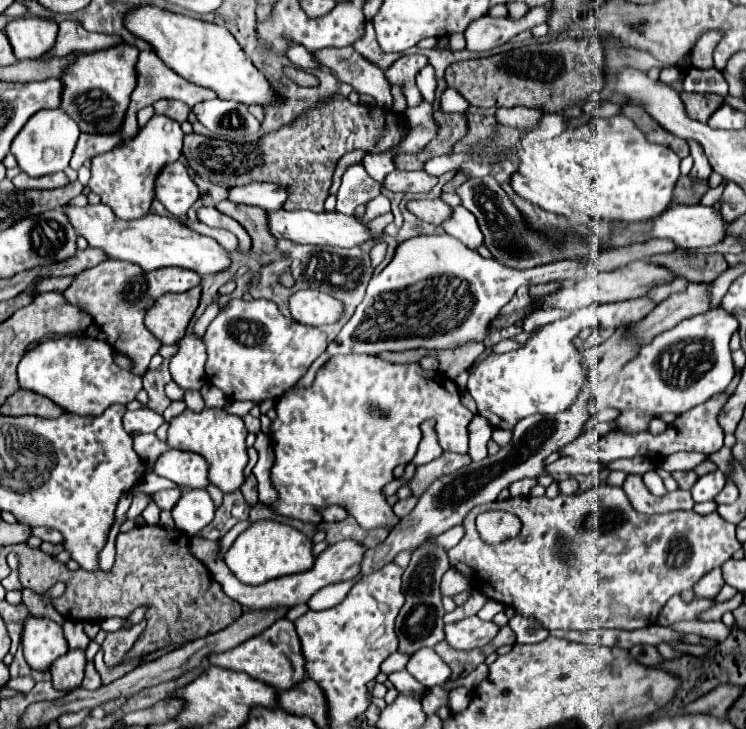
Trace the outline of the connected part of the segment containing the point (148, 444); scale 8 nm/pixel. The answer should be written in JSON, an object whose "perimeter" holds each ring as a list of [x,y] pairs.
{"perimeter":[[[136,435],[134,437],[134,449],[142,459],[146,459],[148,463],[154,463],[170,447],[166,443],[162,443],[162,441],[158,441],[156,435],[148,435],[148,437],[146,435]]]}

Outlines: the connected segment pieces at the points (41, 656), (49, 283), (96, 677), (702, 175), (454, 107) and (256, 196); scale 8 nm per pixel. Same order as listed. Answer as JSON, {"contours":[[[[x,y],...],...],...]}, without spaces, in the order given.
{"contours":[[[[28,617],[22,629],[24,657],[34,669],[46,669],[52,661],[68,651],[62,627],[48,617]]],[[[48,277],[48,279],[44,279],[38,287],[34,287],[32,291],[34,293],[46,293],[46,291],[64,291],[64,289],[68,289],[70,285],[72,285],[72,281],[74,281],[76,277]]],[[[88,661],[86,663],[86,671],[84,671],[84,681],[82,681],[82,689],[90,689],[90,691],[94,691],[94,689],[98,689],[102,685],[102,679],[100,679],[100,673],[96,671],[96,667],[94,667],[94,661]]],[[[688,141],[690,143],[690,155],[694,157],[694,167],[690,171],[690,177],[692,179],[702,179],[702,181],[708,181],[710,175],[712,175],[712,167],[702,151],[702,147],[696,143],[696,141]]],[[[448,87],[440,97],[440,109],[444,113],[466,113],[470,103],[452,87]]],[[[250,183],[250,185],[230,189],[228,199],[234,203],[256,205],[266,211],[278,211],[284,209],[288,195],[290,195],[288,187],[282,187],[278,183]]]]}

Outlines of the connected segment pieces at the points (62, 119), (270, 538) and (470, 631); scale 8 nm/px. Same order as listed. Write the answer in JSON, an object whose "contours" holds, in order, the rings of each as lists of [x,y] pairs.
{"contours":[[[[60,107],[44,109],[32,115],[32,119],[28,119],[20,135],[16,135],[16,139],[12,141],[10,151],[18,159],[18,165],[22,171],[26,171],[32,177],[40,177],[40,175],[64,171],[68,167],[68,161],[72,157],[78,137],[80,137],[80,129],[76,121],[68,119],[68,115]]],[[[272,519],[252,521],[246,531],[242,531],[230,549],[224,553],[224,563],[228,563],[230,571],[248,585],[262,585],[270,579],[300,573],[312,567],[312,541],[298,529],[278,523]]],[[[466,617],[462,621],[450,623],[444,627],[446,641],[454,649],[476,649],[488,645],[496,633],[500,631],[498,625],[492,621],[482,621],[478,617]]]]}

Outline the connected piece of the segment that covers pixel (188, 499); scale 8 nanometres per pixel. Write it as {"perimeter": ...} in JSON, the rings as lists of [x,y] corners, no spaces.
{"perimeter":[[[188,489],[172,509],[172,517],[180,531],[186,535],[196,535],[214,519],[214,511],[216,507],[206,489]]]}

